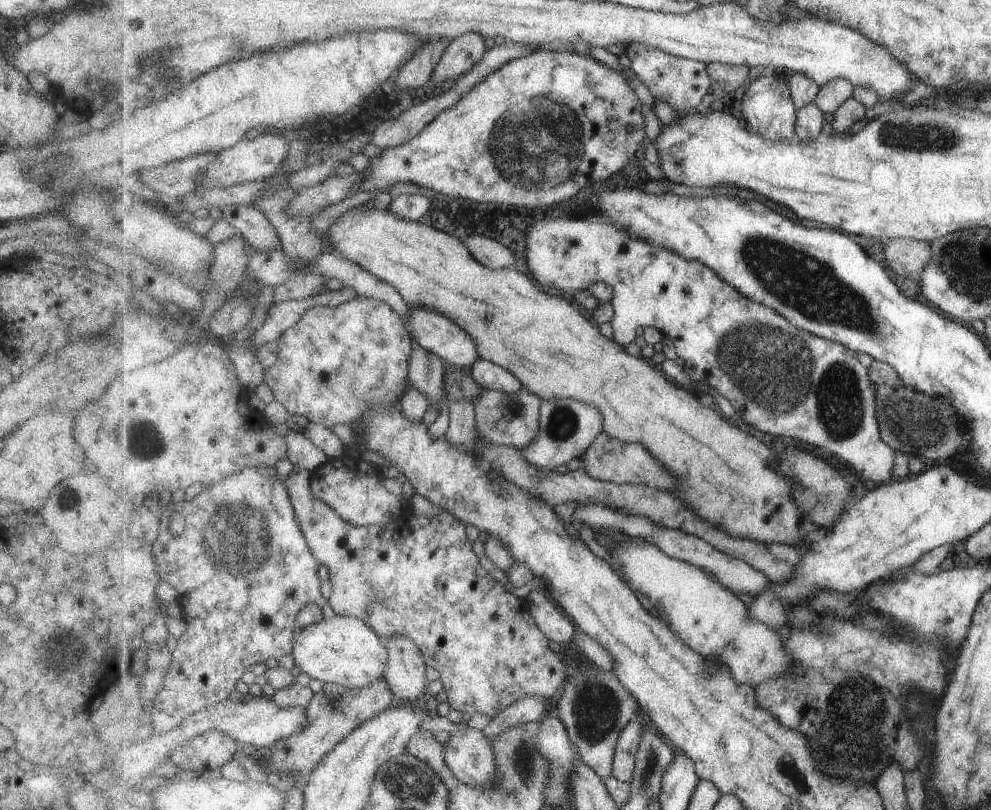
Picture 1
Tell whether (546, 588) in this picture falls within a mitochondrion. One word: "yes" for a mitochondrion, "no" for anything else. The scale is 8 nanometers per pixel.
no

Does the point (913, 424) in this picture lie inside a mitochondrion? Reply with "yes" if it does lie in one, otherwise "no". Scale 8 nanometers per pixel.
yes

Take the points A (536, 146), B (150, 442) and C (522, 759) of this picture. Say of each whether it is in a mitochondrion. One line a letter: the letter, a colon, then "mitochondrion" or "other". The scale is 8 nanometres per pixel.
A: mitochondrion
B: mitochondrion
C: mitochondrion

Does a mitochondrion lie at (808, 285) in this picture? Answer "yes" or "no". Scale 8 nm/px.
yes

